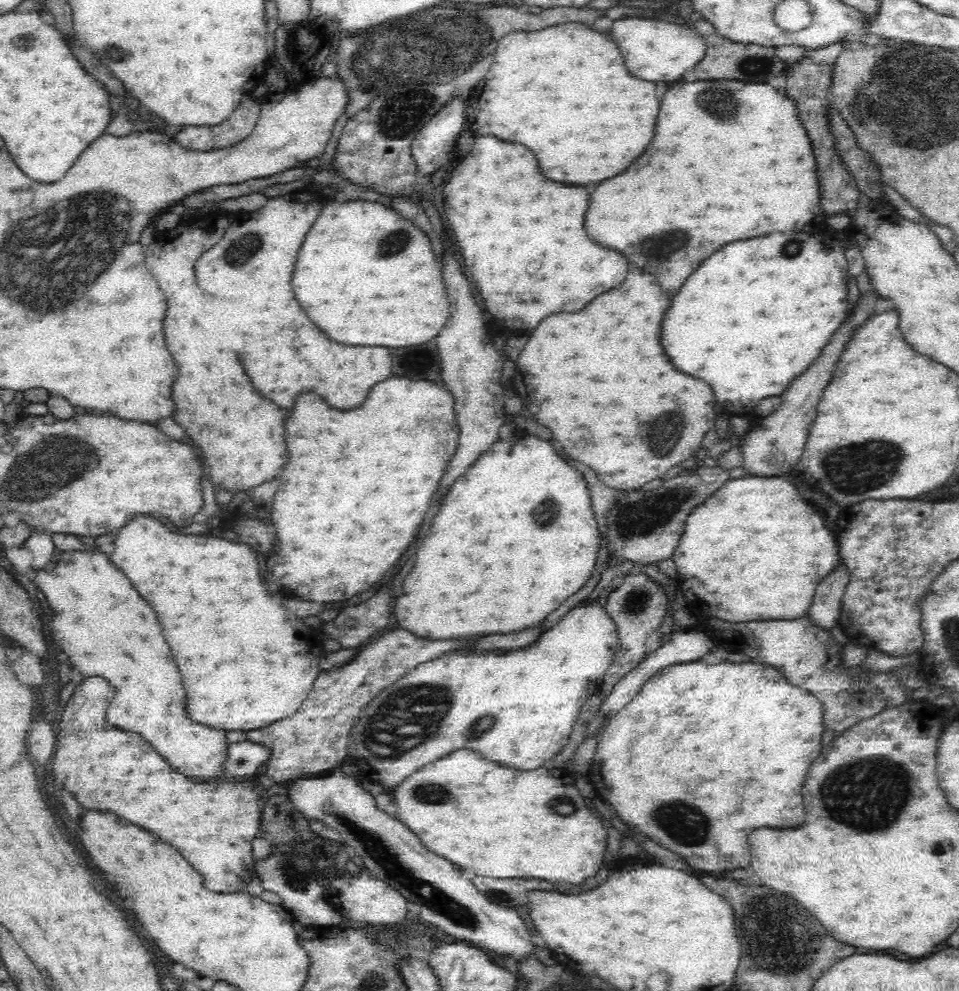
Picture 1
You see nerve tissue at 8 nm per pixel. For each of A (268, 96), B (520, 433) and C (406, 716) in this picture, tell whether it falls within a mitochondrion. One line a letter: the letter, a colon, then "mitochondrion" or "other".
A: other
B: other
C: mitochondrion

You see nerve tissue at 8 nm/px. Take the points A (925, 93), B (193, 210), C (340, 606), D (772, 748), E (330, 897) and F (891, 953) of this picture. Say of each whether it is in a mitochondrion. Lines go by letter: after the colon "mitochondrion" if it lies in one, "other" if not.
A: mitochondrion
B: other
C: other
D: other
E: other
F: other

